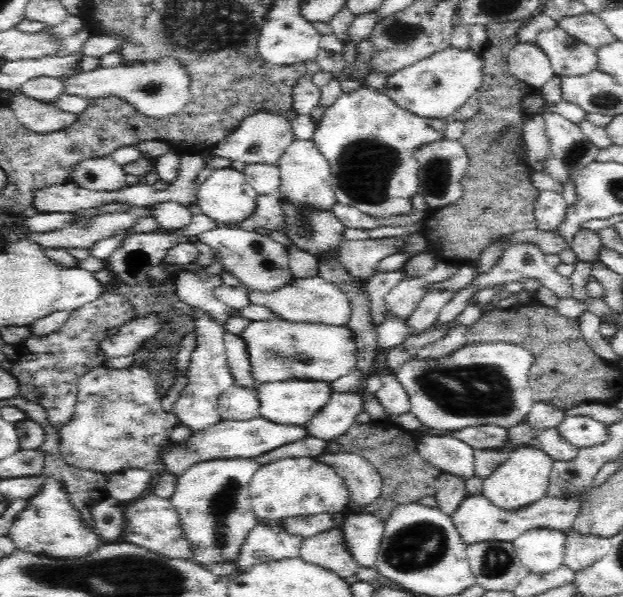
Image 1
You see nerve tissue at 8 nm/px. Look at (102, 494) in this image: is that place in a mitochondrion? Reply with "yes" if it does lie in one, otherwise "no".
no

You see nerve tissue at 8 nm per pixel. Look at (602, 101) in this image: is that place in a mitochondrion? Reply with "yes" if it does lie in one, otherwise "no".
yes

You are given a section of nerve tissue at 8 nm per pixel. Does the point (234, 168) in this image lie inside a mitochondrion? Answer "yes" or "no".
no

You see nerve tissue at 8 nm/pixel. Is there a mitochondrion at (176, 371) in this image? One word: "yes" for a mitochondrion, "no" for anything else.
no

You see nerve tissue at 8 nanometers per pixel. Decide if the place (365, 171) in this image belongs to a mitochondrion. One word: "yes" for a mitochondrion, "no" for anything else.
yes

